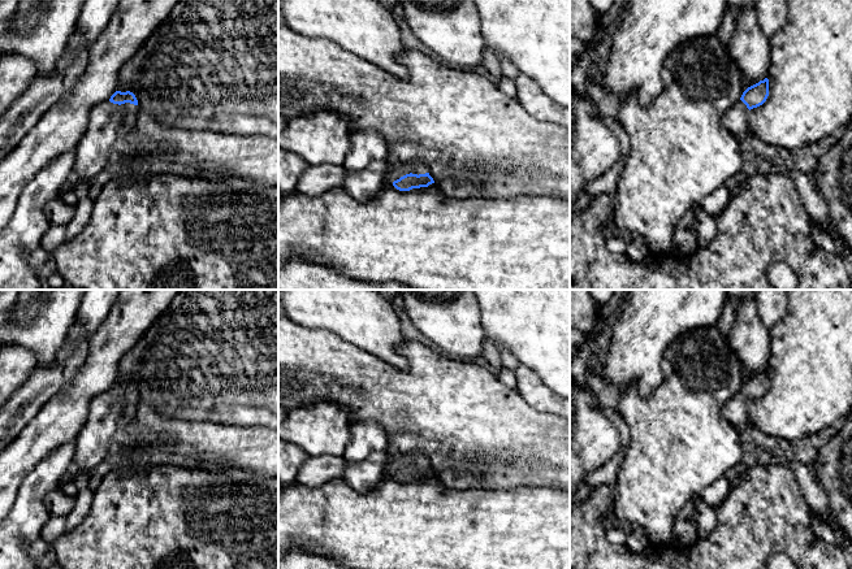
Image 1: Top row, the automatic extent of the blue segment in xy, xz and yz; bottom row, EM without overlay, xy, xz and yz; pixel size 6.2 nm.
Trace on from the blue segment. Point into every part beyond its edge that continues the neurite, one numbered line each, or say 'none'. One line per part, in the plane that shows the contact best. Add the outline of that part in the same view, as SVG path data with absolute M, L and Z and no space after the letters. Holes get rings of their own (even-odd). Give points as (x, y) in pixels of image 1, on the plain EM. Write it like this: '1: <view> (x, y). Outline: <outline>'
1: xz (398, 460). Outline: M393 449L390 451L390 460L389 460L389 469L392 473L399 470L401 468L406 466L406 465L425 465L428 464L427 459L424 455L421 455L420 452L412 452L412 453L401 453L401 452L395 452Z

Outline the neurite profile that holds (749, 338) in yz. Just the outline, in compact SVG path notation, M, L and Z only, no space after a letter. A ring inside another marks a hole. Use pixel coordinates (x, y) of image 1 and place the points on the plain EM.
M756 296L740 304L727 338L743 364L744 382L769 368L770 330L761 320Z

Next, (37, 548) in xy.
M40 537L25 544L25 551L35 560L40 559L49 548L51 544L48 544Z

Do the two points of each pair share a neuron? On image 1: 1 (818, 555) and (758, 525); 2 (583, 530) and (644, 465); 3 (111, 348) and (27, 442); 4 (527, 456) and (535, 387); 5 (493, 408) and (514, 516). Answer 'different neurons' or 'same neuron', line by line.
1: same neuron
2: different neurons
3: same neuron
4: different neurons
5: different neurons

